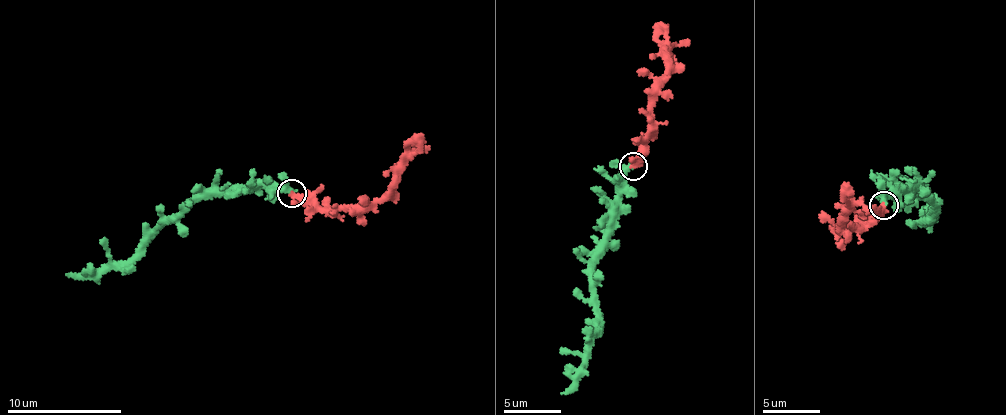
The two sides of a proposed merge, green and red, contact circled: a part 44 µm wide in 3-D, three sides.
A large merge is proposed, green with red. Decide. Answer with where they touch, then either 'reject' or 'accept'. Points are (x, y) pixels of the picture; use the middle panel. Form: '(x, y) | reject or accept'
(633, 166) | accept

